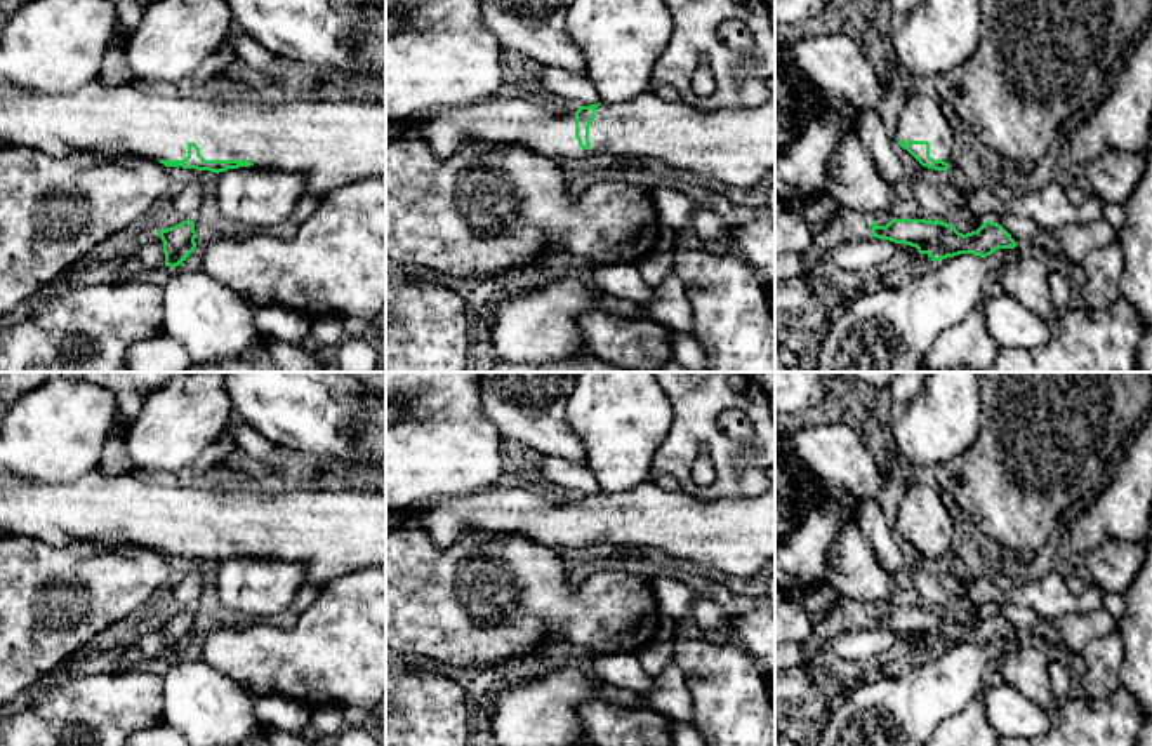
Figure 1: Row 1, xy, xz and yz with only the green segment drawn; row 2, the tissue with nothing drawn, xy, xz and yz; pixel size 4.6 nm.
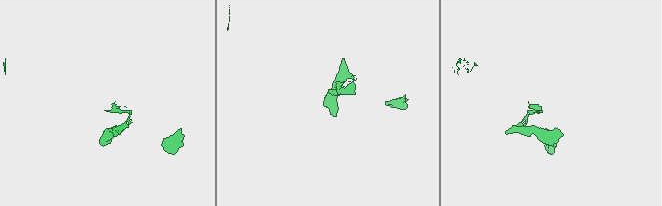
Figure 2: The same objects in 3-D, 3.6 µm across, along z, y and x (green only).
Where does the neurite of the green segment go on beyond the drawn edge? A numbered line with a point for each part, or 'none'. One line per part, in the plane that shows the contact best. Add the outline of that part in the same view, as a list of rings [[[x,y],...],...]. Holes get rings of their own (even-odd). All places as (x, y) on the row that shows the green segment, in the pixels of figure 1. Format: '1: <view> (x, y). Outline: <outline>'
1: xy (331, 143). Outline: [[[92,80],[75,92],[42,94],[0,83],[0,146],[28,146],[50,158],[87,151],[115,160],[184,160],[195,143],[205,160],[248,160],[259,169],[297,172],[306,193],[325,195],[356,181],[386,177],[386,103],[363,101],[290,101],[262,104],[229,94],[205,99],[179,97],[174,89],[149,82],[139,85],[104,85]]]

